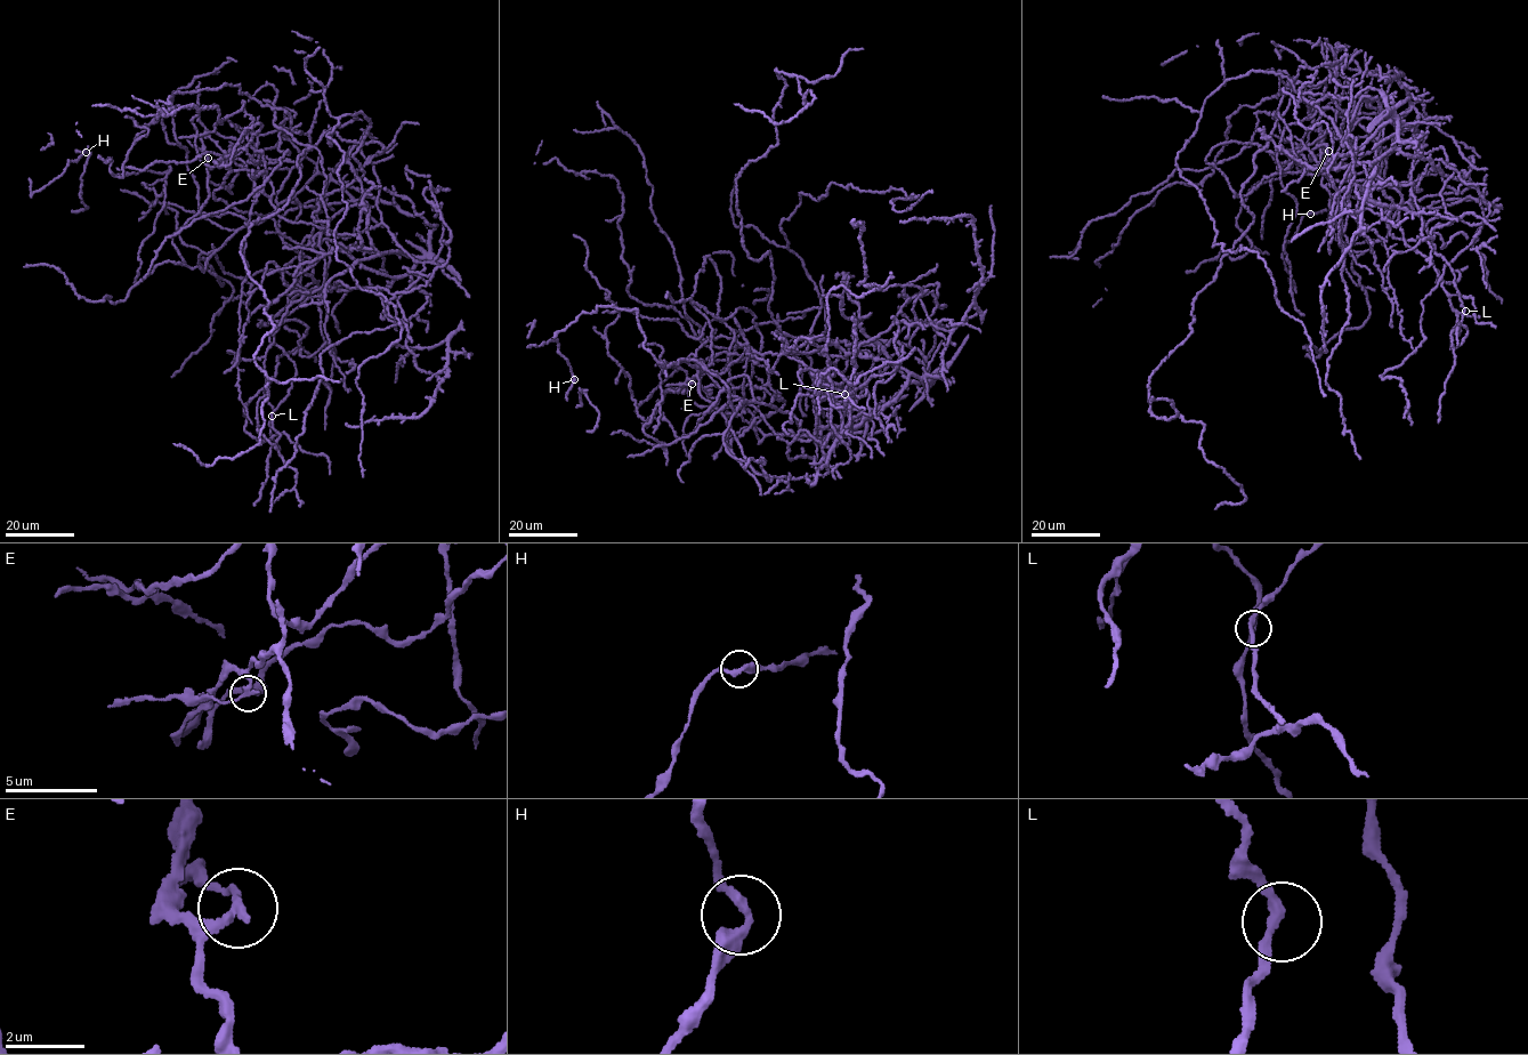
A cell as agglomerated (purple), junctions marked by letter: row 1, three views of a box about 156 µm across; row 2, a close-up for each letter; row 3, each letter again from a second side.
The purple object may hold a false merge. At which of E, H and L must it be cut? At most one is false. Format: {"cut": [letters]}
{"cut": ["E"]}

